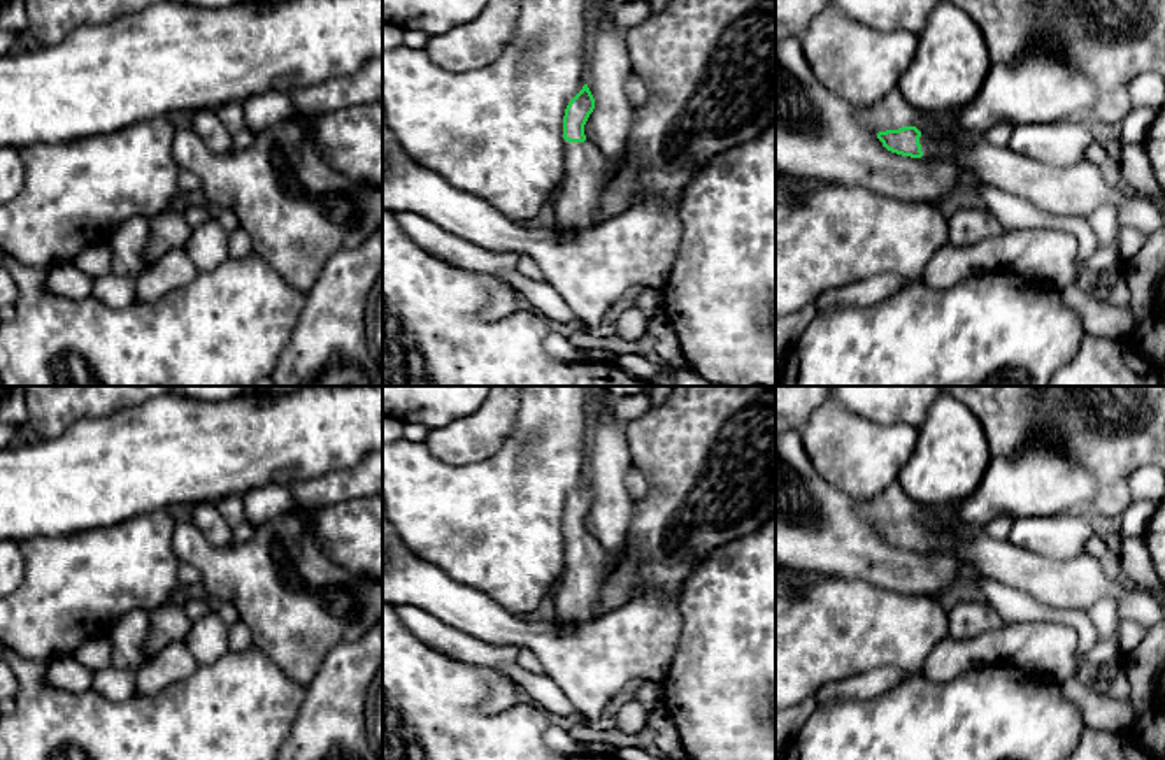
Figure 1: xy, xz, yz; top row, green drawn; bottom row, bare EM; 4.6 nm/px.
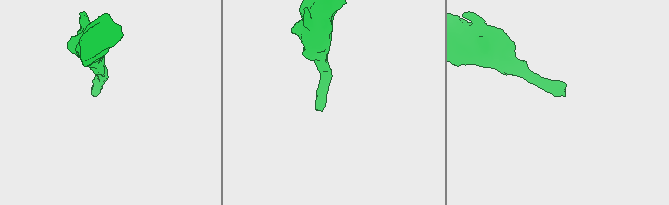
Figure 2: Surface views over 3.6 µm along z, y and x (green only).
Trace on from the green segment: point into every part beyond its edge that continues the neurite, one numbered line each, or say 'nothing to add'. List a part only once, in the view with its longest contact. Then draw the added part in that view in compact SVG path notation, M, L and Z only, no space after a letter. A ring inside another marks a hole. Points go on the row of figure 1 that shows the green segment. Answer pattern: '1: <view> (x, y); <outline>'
1: yz (1078, 190); M925 130L919 144L928 156L956 160L979 183L991 184L1060 218L1086 219L1100 205L1112 205L1119 211L1130 198L1107 183L1098 165L1086 160L1054 167L1009 147L997 147L984 139L946 140Z

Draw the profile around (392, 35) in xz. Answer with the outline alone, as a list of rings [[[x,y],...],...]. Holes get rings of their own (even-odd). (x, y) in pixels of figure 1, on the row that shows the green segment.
[[[382,23],[382,51],[391,51],[404,44],[404,30],[391,23]]]

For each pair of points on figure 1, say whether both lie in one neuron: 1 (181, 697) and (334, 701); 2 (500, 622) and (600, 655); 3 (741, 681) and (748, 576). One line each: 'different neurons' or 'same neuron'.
1: different neurons
2: same neuron
3: same neuron

